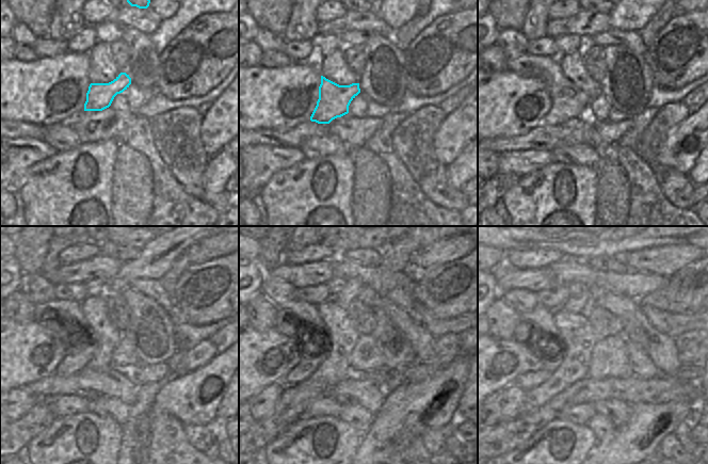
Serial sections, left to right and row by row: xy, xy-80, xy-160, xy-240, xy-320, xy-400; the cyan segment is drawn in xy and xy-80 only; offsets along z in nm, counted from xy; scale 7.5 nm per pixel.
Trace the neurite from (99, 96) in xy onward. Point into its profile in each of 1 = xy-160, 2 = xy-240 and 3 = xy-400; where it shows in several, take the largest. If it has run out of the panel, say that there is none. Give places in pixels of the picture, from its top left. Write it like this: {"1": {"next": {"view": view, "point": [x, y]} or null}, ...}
{"1": {"next": {"view": "xy-160", "point": [567, 101]}}, "2": {"next": {"view": "xy-240", "point": [83, 348]}}, "3": {"next": {"view": "xy-400", "point": [541, 319]}}}

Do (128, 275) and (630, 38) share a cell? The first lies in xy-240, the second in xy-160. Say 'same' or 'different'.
different

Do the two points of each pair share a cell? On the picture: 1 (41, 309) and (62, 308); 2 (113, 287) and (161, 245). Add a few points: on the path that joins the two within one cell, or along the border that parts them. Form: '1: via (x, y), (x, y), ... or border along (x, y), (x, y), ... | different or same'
1: via (46, 307), (57, 306) | same
2: via (125, 276), (131, 270), (139, 268), (149, 257) | same

